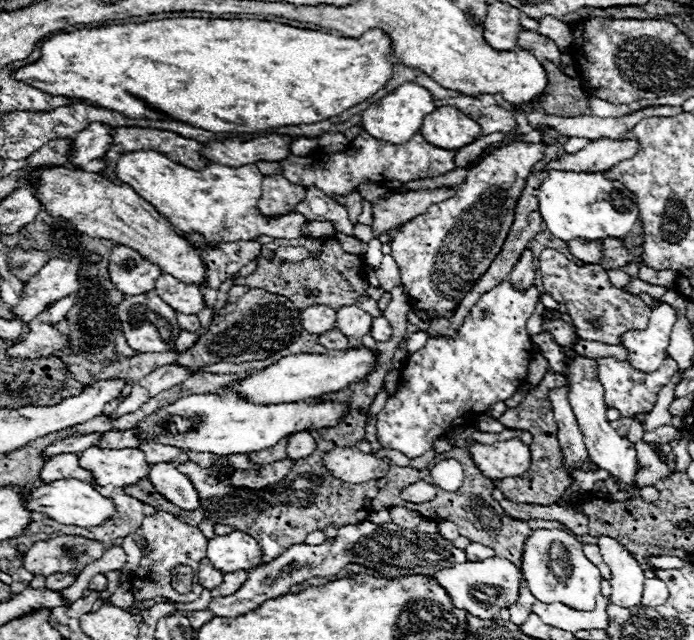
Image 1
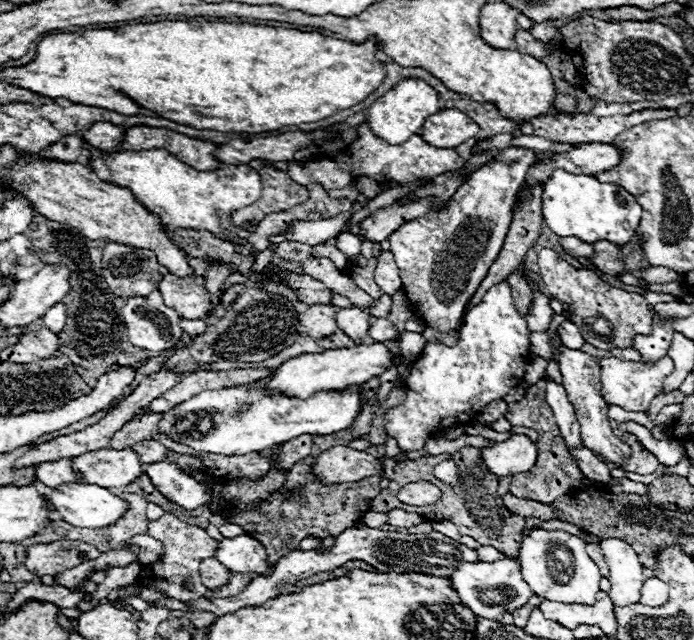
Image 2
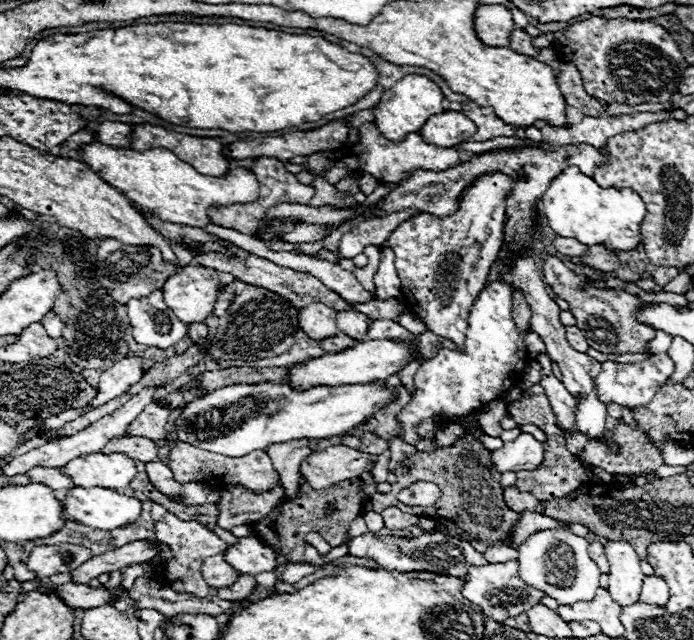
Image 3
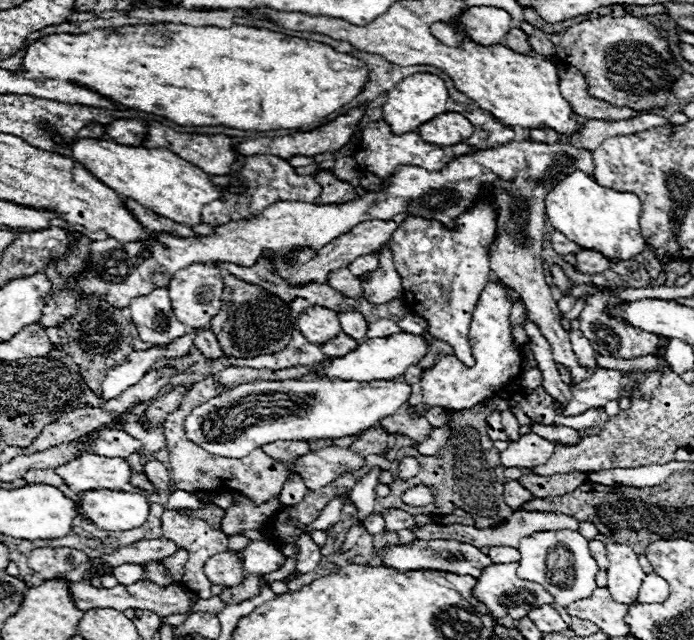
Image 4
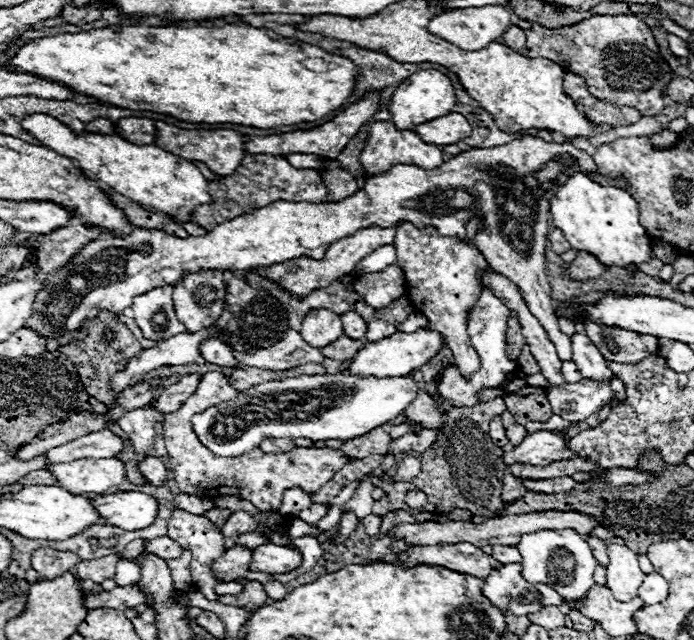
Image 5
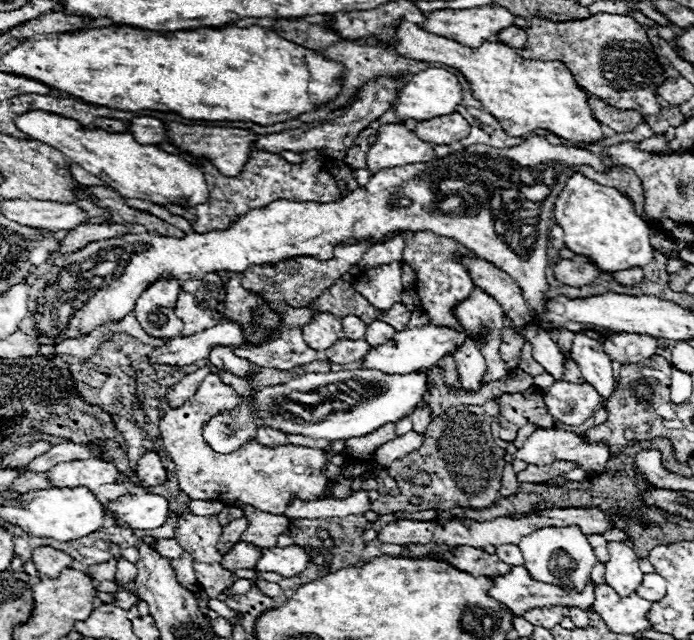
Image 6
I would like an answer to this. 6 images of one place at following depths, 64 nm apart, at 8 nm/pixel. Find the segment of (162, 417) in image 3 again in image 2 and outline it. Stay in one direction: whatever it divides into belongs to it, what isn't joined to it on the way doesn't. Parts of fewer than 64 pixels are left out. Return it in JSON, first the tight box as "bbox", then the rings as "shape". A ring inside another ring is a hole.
{"bbox":[110,414,199,457],"shape":[[[146,414],[140,420],[132,420],[130,424],[122,426],[120,432],[116,432],[112,436],[110,446],[114,448],[122,448],[122,446],[132,446],[134,442],[142,442],[142,438],[156,438],[158,442],[162,442],[164,446],[172,448],[174,452],[180,454],[188,454],[198,457],[199,452],[183,444],[174,444],[174,440],[170,440],[168,436],[158,432],[158,420],[162,416],[160,414]]]}

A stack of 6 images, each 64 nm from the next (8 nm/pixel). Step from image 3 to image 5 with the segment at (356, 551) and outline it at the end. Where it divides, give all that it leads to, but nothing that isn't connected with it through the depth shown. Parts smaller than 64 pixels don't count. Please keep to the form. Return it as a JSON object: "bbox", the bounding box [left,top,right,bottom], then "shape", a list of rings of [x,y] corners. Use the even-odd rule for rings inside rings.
{"bbox":[396,542,502,578],"shape":[[[468,542],[412,546],[410,554],[398,552],[396,562],[402,562],[406,566],[418,566],[418,564],[444,566],[448,570],[454,570],[460,574],[470,574],[470,576],[480,576],[480,578],[490,574],[492,568],[502,566],[498,560],[490,558],[480,548],[476,548]]]}

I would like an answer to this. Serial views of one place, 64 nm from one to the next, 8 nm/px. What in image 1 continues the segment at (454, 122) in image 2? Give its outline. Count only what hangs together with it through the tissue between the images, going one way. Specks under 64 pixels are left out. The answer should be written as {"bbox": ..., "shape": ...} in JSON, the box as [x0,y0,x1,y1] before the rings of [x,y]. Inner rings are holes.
{"bbox":[420,106,480,150],"shape":[[[440,106],[422,122],[420,134],[432,146],[458,150],[480,136],[480,126],[458,108]]]}

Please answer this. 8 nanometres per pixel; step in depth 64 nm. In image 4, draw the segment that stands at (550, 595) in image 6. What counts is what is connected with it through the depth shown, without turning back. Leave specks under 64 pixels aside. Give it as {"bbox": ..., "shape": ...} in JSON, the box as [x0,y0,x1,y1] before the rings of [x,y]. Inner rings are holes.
{"bbox":[472,562,554,620],"shape":[[[510,562],[510,564],[490,564],[482,570],[482,574],[476,578],[476,586],[472,590],[474,598],[478,598],[480,602],[486,604],[486,608],[490,610],[490,614],[500,620],[500,606],[506,610],[508,616],[512,616],[514,620],[520,620],[522,616],[526,616],[532,608],[538,608],[542,604],[552,604],[554,598],[536,582],[528,582],[528,580],[520,580],[516,576],[516,568],[518,562]]]}

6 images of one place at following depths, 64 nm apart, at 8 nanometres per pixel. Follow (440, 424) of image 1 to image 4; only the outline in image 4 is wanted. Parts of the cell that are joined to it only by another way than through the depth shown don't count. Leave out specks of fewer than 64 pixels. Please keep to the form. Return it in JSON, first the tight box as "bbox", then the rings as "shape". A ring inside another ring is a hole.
{"bbox":[408,282,522,418],"shape":[[[488,282],[482,290],[476,310],[472,314],[468,342],[472,348],[472,356],[476,364],[470,368],[462,364],[454,354],[442,356],[432,368],[426,368],[420,378],[422,388],[422,402],[416,408],[408,408],[410,418],[420,418],[424,410],[430,408],[444,408],[444,410],[468,410],[476,404],[482,404],[486,398],[498,394],[510,380],[522,374],[522,350],[514,344],[512,326],[510,326],[510,306],[512,302],[506,296],[502,284]]]}

